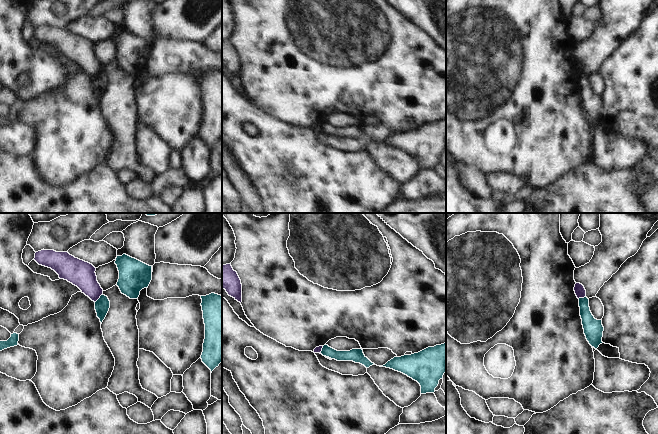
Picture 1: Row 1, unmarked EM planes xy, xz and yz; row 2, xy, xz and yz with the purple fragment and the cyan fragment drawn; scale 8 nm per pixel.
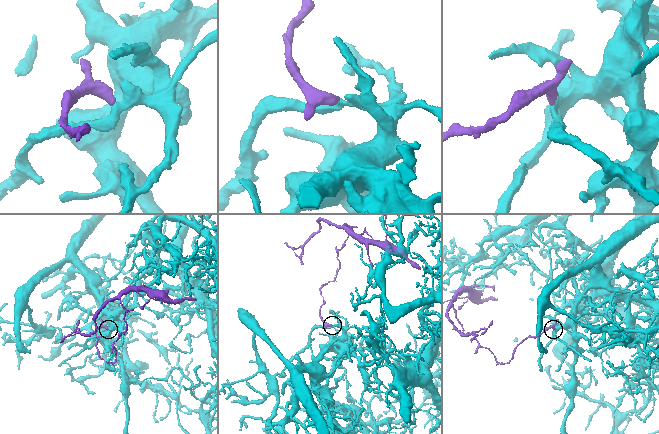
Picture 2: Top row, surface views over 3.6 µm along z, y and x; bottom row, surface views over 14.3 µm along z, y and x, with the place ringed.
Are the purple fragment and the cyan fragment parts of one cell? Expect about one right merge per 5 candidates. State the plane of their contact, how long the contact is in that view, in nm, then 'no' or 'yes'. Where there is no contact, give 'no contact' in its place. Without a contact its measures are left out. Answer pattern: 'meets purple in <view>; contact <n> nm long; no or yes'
meets purple in xy; contact 100 nm long; no

